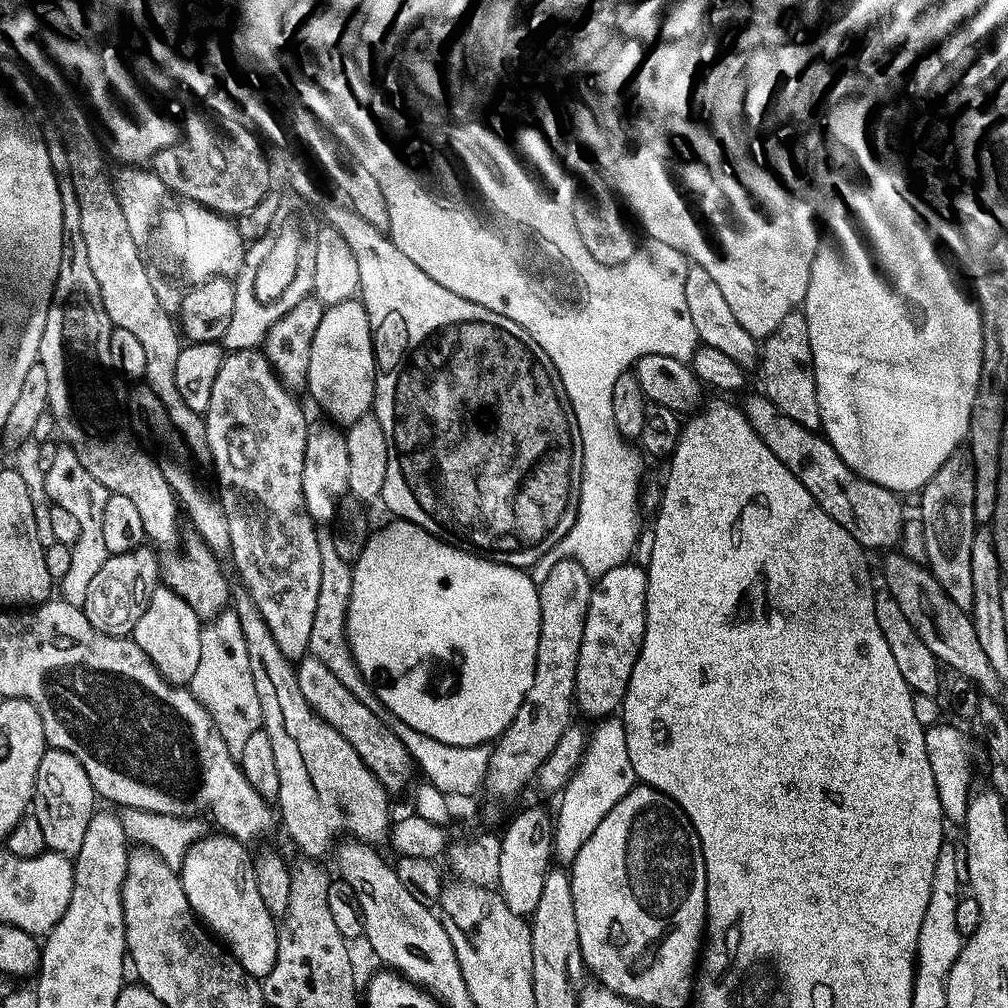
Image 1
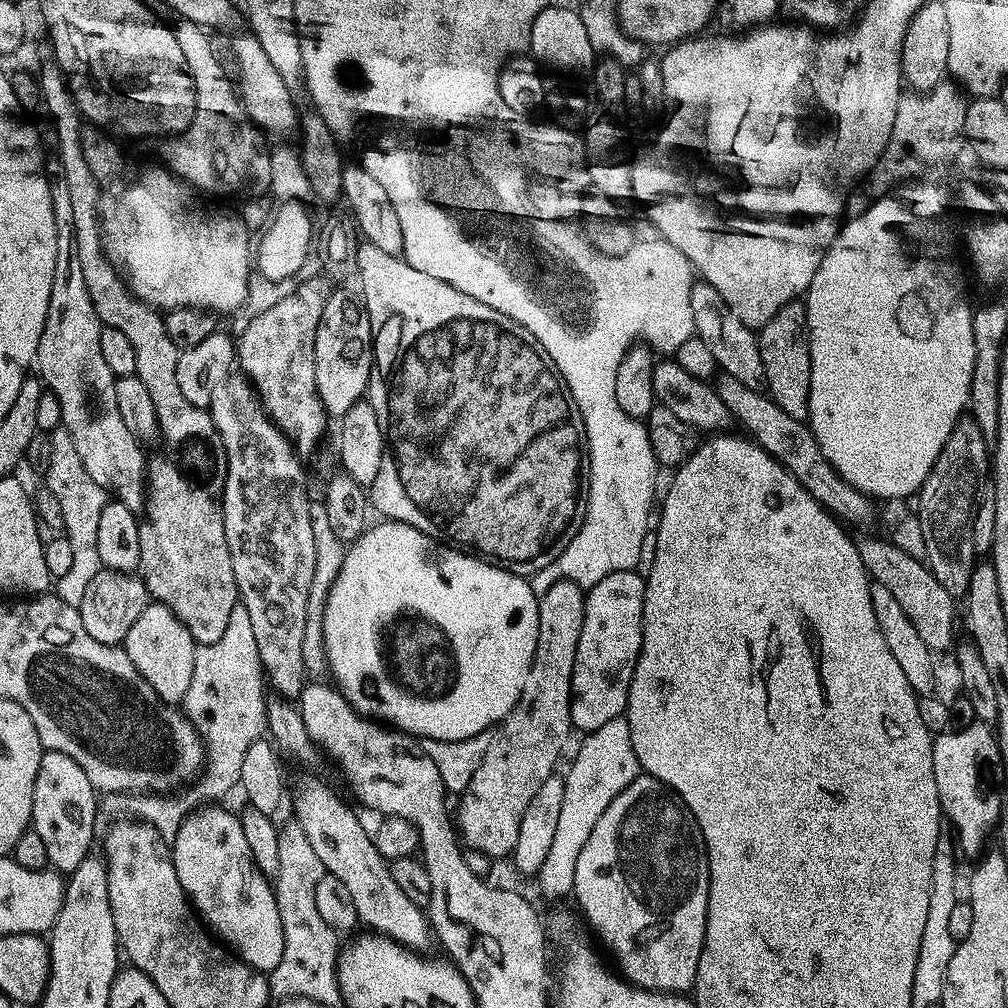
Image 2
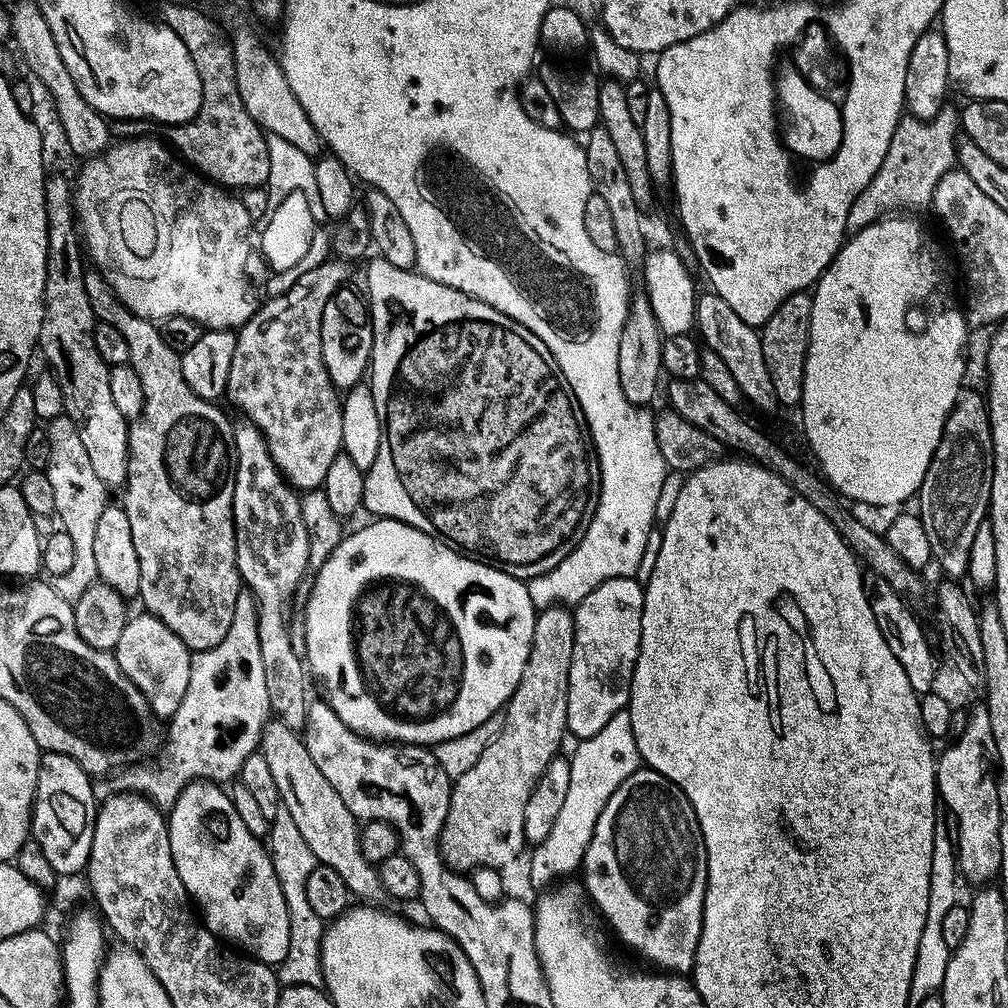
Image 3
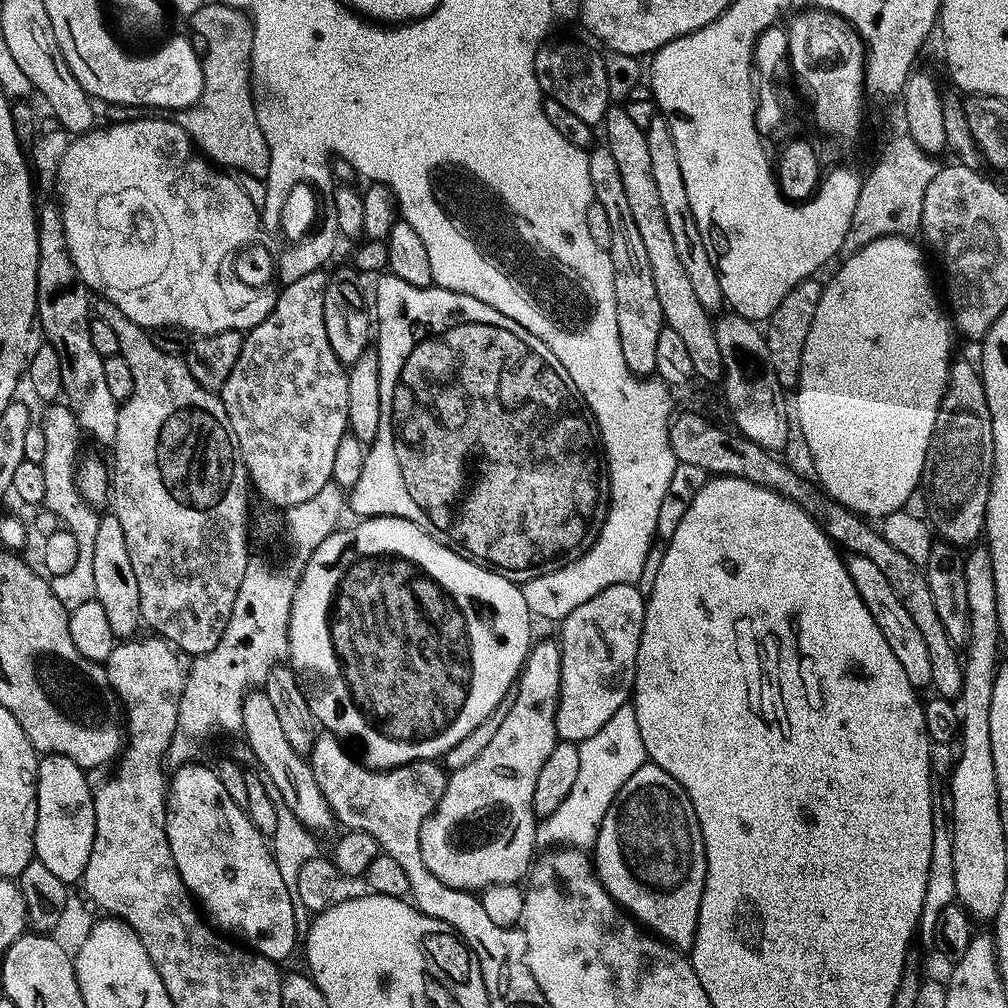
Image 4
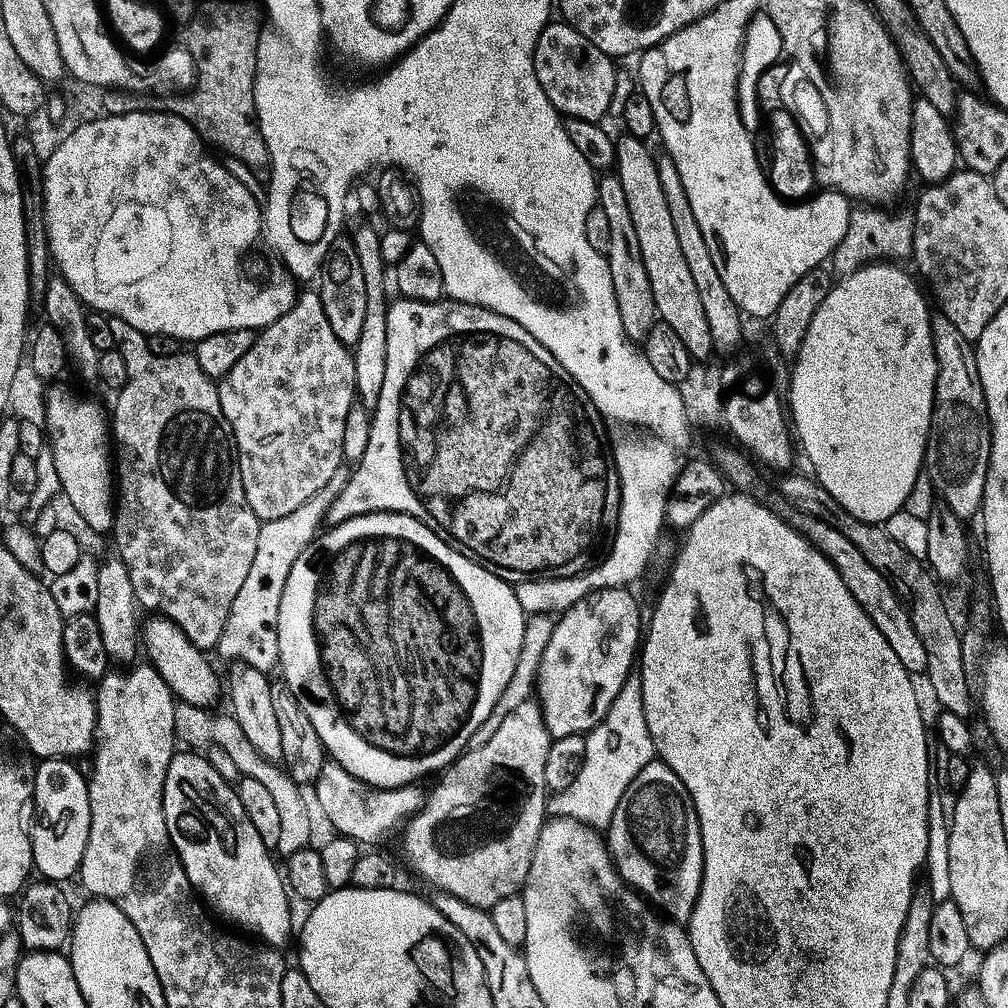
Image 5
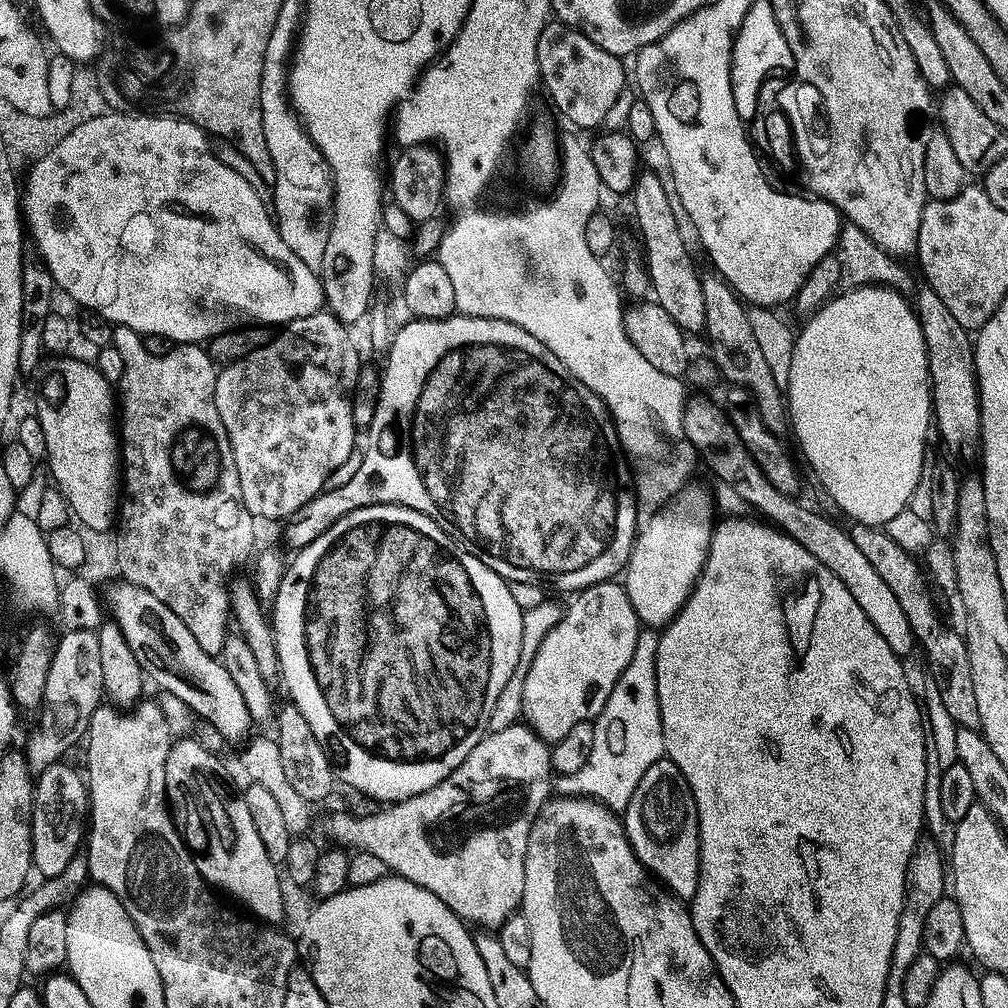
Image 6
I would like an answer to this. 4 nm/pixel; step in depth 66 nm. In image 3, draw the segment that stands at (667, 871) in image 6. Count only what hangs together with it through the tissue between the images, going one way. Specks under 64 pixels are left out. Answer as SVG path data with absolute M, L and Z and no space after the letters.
M644 766L634 773L610 798L606 810L602 810L602 818L598 818L598 830L594 830L594 838L590 842L590 850L584 859L582 869L582 883L588 891L588 899L592 901L597 913L602 917L603 923L616 931L616 936L628 948L633 948L644 960L653 964L653 969L664 974L688 974L696 967L696 955L698 954L698 942L702 942L702 926L704 925L704 903L706 902L706 890L710 879L710 858L706 854L706 842L702 838L702 826L698 822L698 814L694 814L694 806L690 798L670 778L652 771Z

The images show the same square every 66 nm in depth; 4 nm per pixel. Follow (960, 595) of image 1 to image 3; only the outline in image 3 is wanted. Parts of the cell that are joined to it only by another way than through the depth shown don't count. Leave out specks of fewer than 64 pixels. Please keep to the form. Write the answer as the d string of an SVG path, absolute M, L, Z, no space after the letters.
M965 390L946 422L942 442L918 493L918 515L930 538L935 567L940 567L949 581L960 582L967 577L974 537L989 519L995 457L992 416L988 412L987 399L981 393L979 396Z

